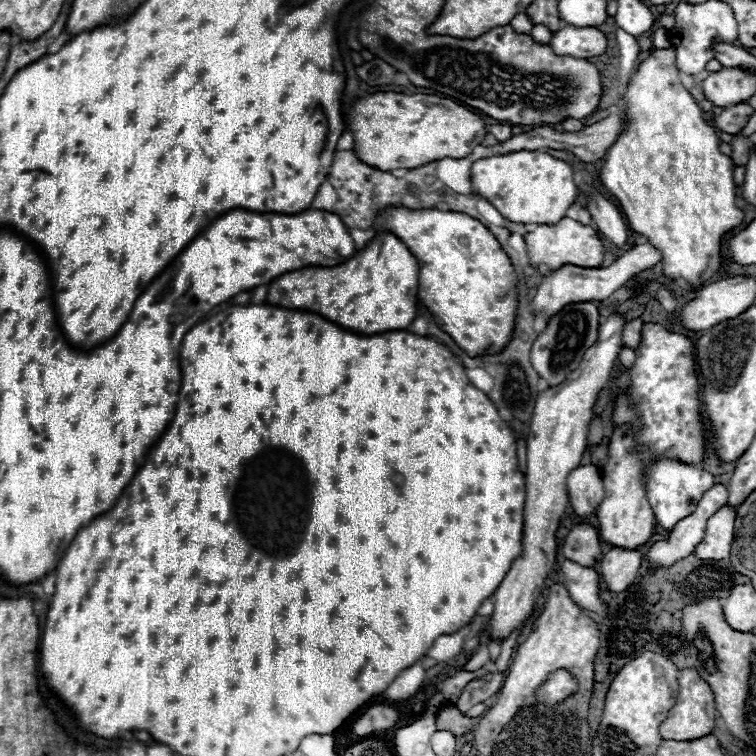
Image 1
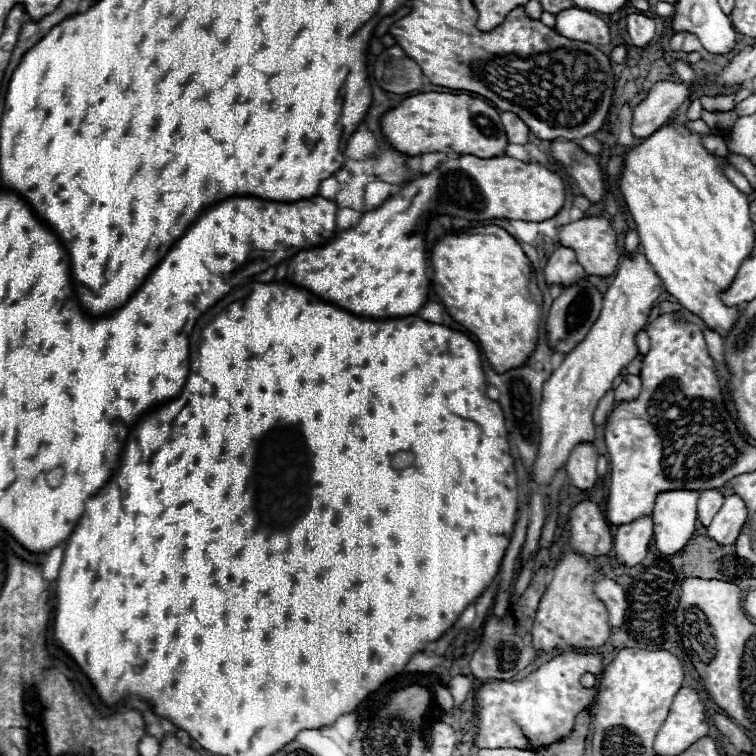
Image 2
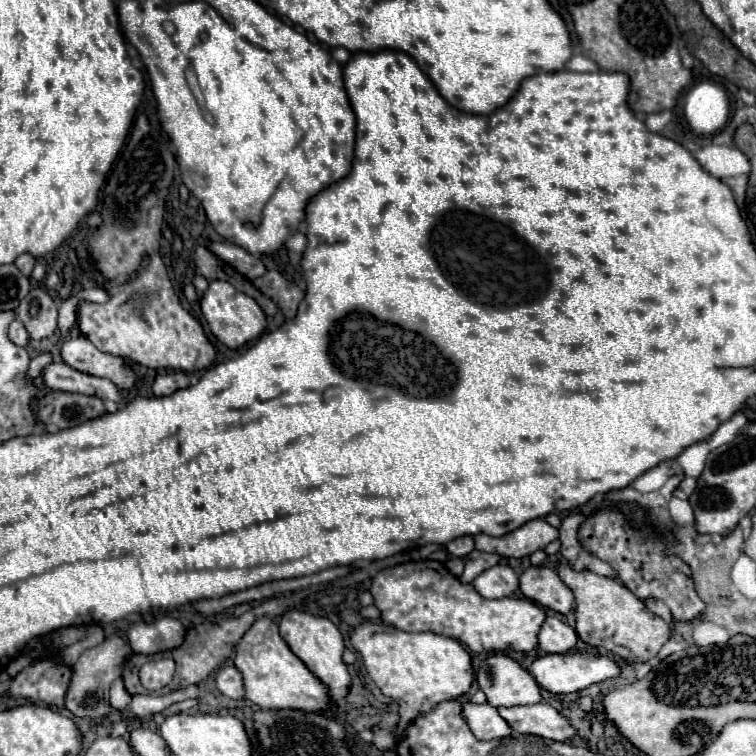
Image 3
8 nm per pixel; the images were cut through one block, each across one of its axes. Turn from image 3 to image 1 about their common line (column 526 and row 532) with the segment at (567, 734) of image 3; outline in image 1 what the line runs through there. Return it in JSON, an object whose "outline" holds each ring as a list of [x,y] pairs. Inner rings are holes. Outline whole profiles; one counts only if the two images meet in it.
{"outline":[[[724,504],[714,516],[710,516],[706,536],[694,550],[696,556],[702,556],[702,560],[728,558],[734,542],[734,522],[736,522],[736,508]]]}

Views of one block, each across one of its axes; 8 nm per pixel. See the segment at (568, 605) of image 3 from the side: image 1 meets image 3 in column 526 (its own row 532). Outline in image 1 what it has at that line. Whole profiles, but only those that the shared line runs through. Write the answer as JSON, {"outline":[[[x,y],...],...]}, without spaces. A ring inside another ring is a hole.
{"outline":[[[578,522],[570,528],[562,544],[562,554],[580,566],[596,566],[602,560],[602,542],[598,530],[588,522]]]}

